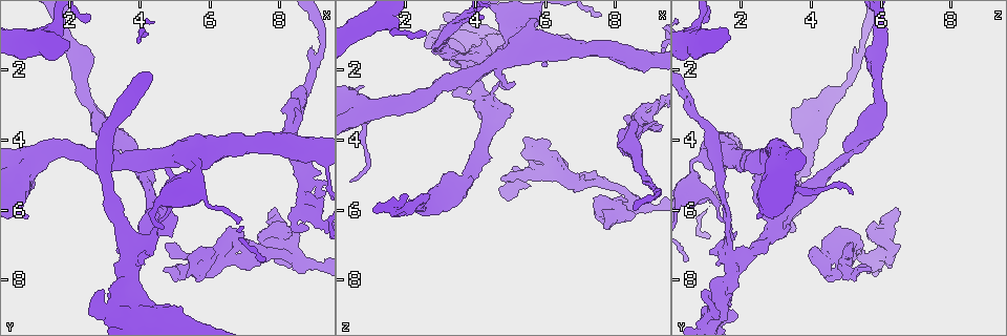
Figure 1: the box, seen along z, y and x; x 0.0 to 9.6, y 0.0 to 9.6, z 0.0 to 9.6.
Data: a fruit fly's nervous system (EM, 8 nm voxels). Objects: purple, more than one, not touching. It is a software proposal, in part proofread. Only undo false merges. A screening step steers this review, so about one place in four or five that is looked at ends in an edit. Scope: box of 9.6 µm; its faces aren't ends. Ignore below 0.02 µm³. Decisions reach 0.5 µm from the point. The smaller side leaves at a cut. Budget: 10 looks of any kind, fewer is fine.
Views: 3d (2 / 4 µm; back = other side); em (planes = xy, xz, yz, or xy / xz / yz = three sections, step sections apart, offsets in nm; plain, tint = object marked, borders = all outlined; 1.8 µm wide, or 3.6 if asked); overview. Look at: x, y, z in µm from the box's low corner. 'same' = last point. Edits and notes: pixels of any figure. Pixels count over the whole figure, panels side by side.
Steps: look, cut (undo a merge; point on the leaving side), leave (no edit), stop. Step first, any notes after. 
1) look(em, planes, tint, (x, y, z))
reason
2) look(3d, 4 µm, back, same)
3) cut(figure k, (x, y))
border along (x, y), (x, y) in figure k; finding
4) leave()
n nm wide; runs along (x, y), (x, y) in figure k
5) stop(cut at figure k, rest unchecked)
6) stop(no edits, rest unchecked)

look(em, planes, tint, (8.75, 5.85, 3.35))
a fork

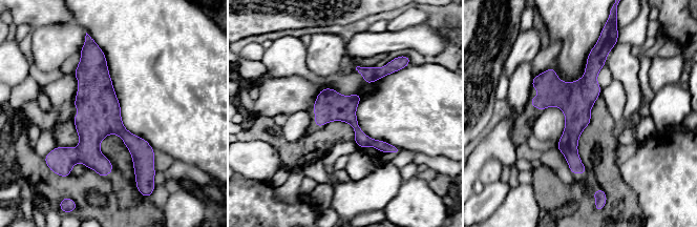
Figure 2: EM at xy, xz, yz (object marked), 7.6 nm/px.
leave()
runs along (94, 52), (96, 101), (138, 147), (136, 169) in figure 2; one neuron here

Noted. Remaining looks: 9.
look(em, 3.6 µm, planes, tint, (3.50, 8.25, 1.50))
looks like a crossing

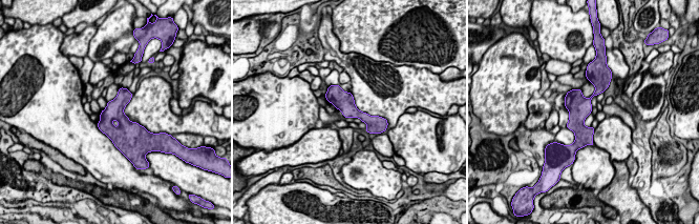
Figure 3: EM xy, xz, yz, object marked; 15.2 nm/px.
leave()
continuous, no second neuron

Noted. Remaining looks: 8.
look(em, planes, tint, (4.35, 6.80, 1.65))
a fork

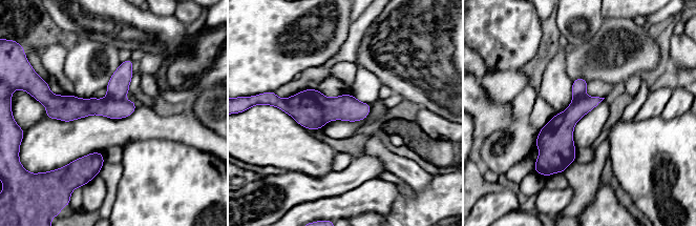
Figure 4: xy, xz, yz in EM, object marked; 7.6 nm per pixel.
cut(figure 4, (116, 109))
160 nm wide; border along (107, 96), (113, 99), (124, 99) in figure 4; two neurons meet here

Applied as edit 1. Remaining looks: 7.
look(em, planes, tint, (5.60, 7.65, 5.00))
abrupt turn

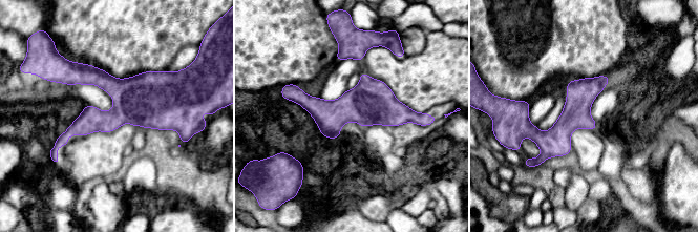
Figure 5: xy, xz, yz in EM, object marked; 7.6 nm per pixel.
leave()
runs along (292, 98), (415, 120) in figure 5; all the same neuron

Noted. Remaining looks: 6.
stop(cut at figure 4, rest unchecked)

